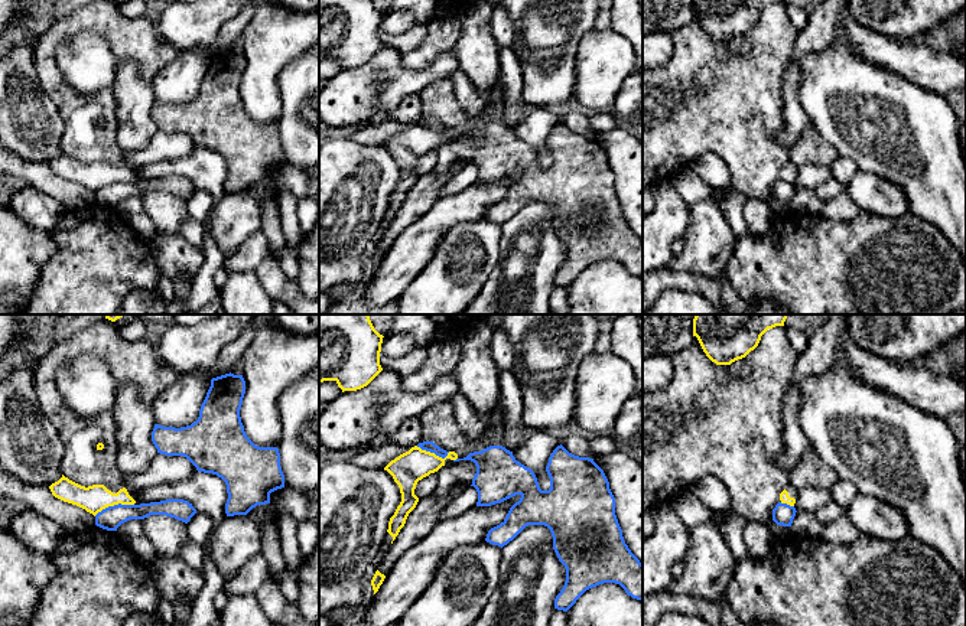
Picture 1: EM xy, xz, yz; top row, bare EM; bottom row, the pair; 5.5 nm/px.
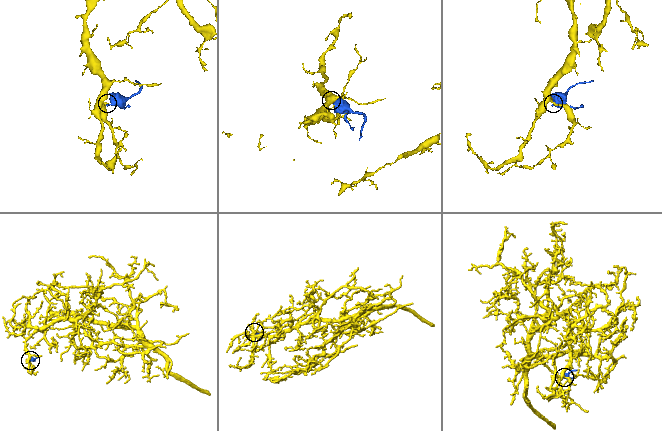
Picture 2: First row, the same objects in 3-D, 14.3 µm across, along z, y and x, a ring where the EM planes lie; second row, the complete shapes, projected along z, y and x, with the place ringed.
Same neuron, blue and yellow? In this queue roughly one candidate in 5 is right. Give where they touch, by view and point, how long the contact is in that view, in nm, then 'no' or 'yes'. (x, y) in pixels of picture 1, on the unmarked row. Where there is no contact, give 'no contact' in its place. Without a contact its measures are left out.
contact xy (114, 182); length 240 nm; no

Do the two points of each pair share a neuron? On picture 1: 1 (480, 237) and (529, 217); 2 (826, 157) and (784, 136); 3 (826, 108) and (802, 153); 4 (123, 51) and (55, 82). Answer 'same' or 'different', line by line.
1: different
2: different
3: different
4: same

